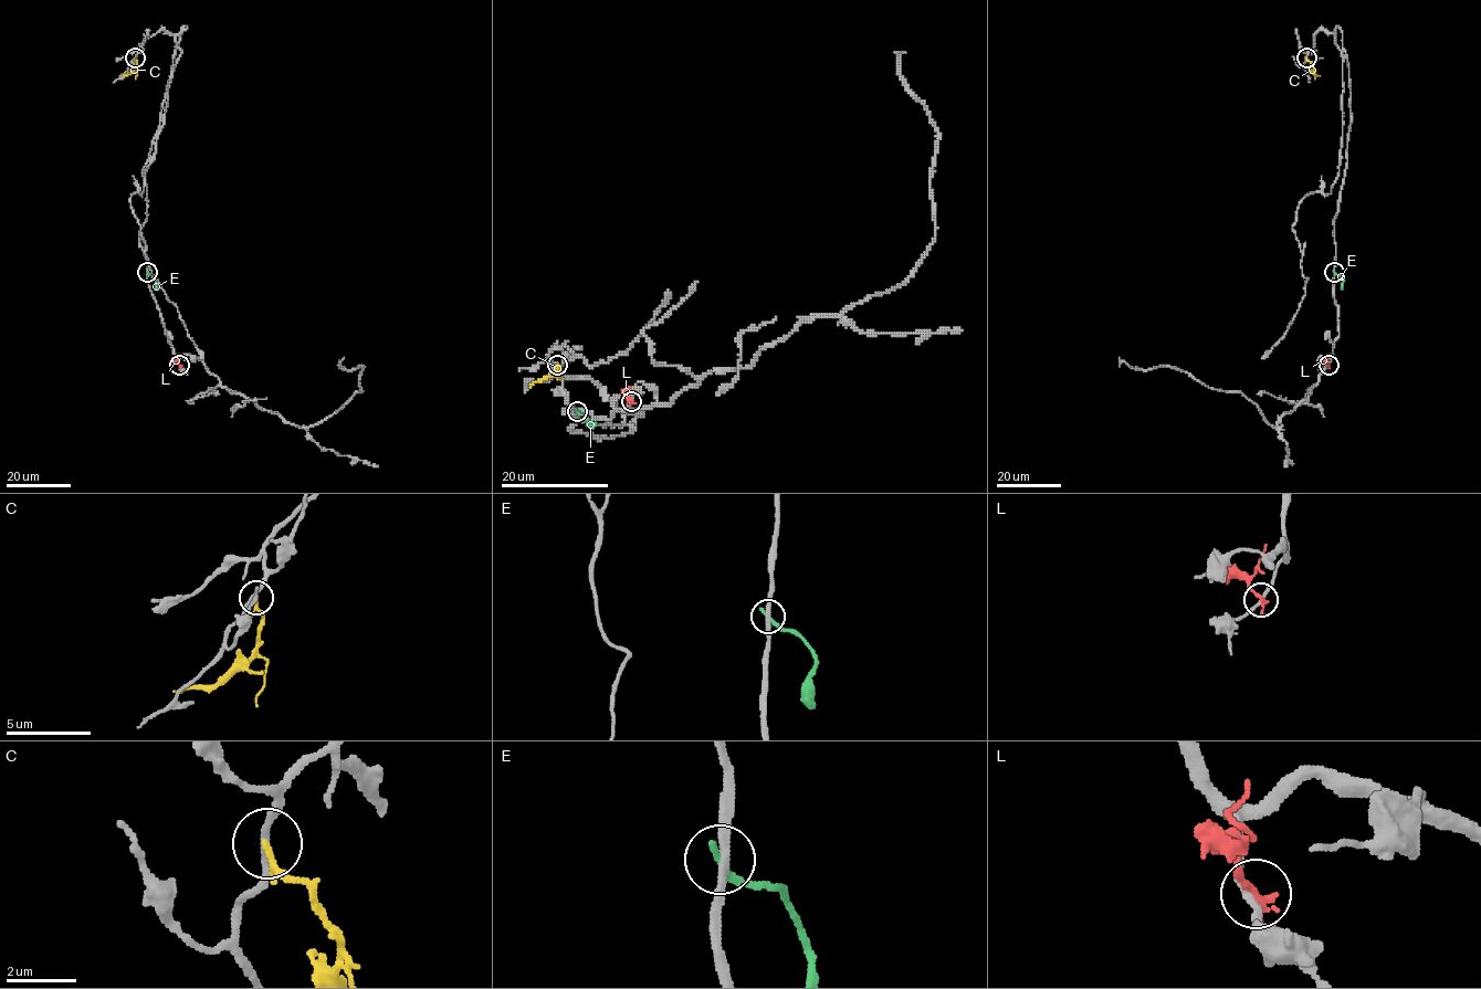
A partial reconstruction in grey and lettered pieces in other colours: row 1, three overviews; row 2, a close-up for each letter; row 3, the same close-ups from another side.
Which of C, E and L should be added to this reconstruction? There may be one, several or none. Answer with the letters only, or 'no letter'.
no letter

